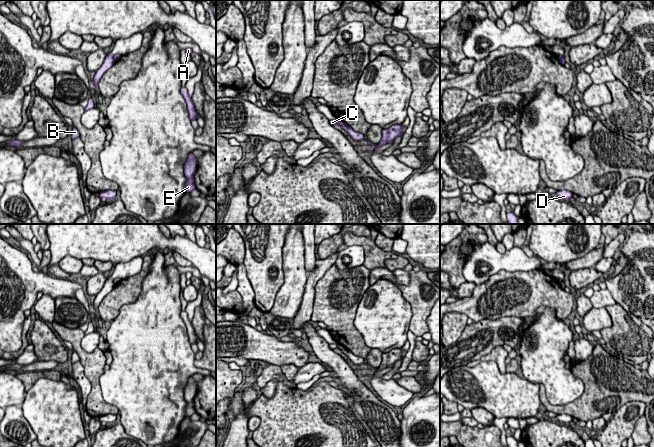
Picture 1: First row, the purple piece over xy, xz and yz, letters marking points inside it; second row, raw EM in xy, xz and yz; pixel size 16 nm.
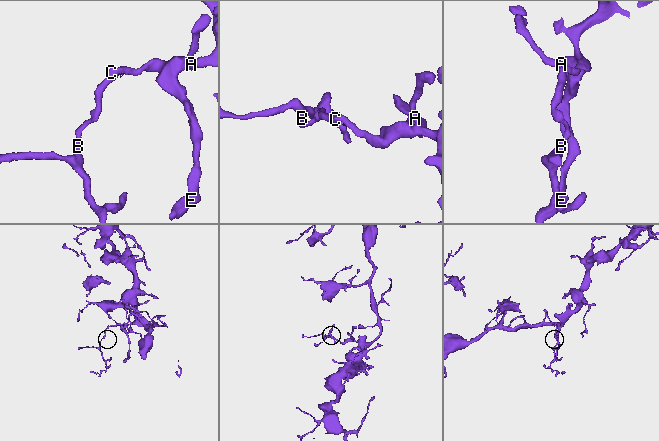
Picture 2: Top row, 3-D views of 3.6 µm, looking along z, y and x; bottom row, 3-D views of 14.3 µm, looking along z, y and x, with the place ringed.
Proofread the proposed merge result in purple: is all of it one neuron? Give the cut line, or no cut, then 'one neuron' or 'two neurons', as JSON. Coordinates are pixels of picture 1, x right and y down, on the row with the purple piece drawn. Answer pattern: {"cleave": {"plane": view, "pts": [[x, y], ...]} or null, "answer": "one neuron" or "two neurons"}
{"cleave": {"plane": "xy", "pts": [[112, 55], [114, 60]]}, "answer": "two neurons"}

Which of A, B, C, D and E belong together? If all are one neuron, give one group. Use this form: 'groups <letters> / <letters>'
groups A E / B C D

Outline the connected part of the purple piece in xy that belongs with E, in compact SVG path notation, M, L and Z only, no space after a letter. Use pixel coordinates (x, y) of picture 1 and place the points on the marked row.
M190 153L184 165L184 173L187 178L187 182L185 185L186 193L192 192L196 188L194 183L195 171L196 171L196 156Z

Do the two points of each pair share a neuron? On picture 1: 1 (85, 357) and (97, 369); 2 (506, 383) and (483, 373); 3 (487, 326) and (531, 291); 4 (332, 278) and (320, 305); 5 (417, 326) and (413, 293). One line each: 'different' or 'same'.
1: same
2: same
3: different
4: same
5: same

